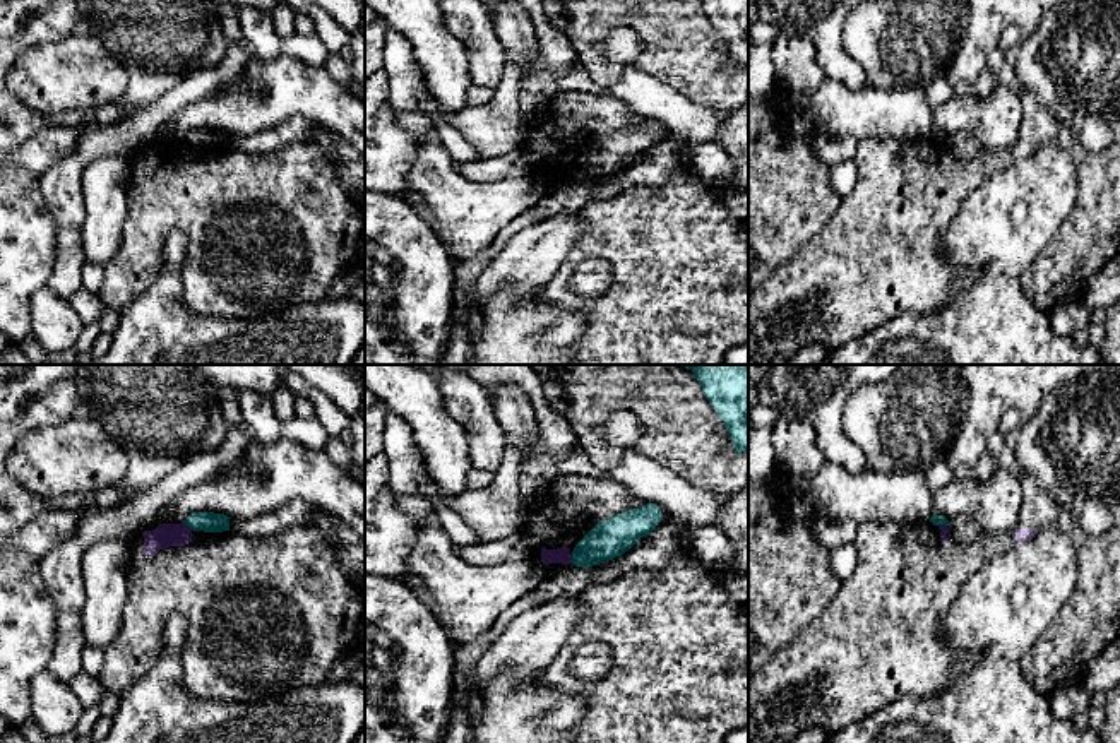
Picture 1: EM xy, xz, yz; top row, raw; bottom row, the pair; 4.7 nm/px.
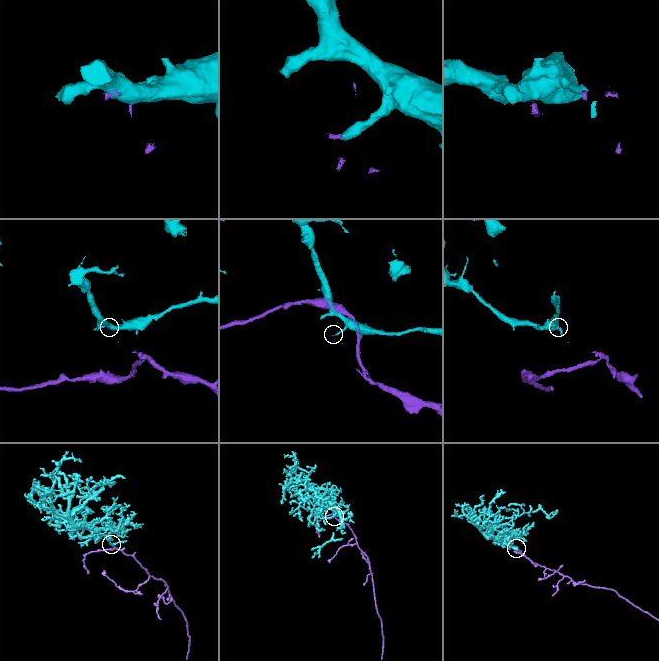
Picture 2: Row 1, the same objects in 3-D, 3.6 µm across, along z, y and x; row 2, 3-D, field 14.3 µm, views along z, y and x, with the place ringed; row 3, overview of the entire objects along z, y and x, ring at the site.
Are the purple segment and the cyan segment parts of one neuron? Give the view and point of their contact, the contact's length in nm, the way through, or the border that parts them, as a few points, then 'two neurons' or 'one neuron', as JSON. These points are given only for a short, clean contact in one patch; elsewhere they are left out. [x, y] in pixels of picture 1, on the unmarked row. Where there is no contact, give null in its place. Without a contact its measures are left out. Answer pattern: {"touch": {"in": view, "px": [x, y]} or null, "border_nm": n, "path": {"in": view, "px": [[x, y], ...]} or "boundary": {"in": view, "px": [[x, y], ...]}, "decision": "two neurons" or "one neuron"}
{"touch": {"in": "xy", "px": [187, 142]}, "border_nm": 70, "boundary": {"in": "xy", "px": [[182, 139], [192, 146]]}, "decision": "two neurons"}

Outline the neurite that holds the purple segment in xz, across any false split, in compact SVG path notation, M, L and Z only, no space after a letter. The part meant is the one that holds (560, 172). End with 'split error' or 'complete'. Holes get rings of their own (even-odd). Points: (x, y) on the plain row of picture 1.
M562 91L548 98L538 120L526 125L521 151L541 163L541 178L555 188L558 180L570 180L575 161L598 139L646 120L613 96Z; split error

